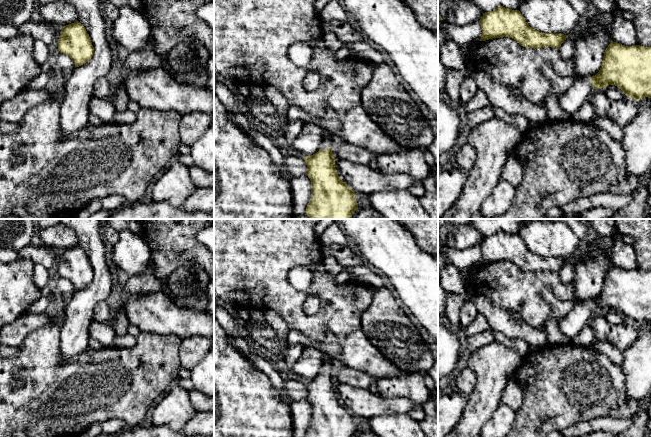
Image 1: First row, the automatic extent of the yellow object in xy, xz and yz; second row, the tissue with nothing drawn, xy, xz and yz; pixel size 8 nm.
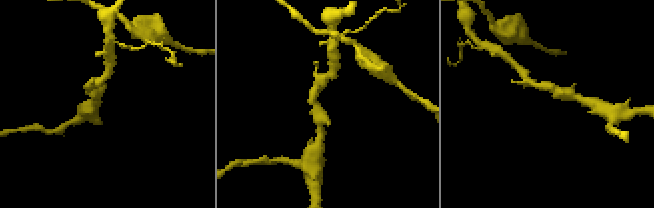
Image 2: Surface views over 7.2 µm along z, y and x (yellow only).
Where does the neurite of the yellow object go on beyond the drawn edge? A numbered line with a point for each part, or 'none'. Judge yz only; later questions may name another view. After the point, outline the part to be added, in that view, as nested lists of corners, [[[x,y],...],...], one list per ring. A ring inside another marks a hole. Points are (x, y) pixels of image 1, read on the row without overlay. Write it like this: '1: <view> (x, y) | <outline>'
1: yz (581, 314) | [[[588,301],[575,302],[573,309],[559,322],[559,328],[573,339],[586,324],[590,324],[592,316],[592,306]]]

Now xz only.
1: xz (327, 360) | [[[325,354],[325,357],[323,359],[323,365],[321,367],[320,373],[321,374],[328,374],[331,369],[331,363],[333,361],[333,358],[331,358],[329,355]]]

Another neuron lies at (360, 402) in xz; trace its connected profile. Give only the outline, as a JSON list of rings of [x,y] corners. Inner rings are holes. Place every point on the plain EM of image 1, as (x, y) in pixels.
[[[336,383],[335,392],[337,394],[338,400],[354,416],[360,416],[365,419],[379,415],[408,413],[414,407],[422,406],[421,404],[417,404],[408,398],[384,398],[380,395],[373,395],[368,389],[357,389],[342,383]]]

